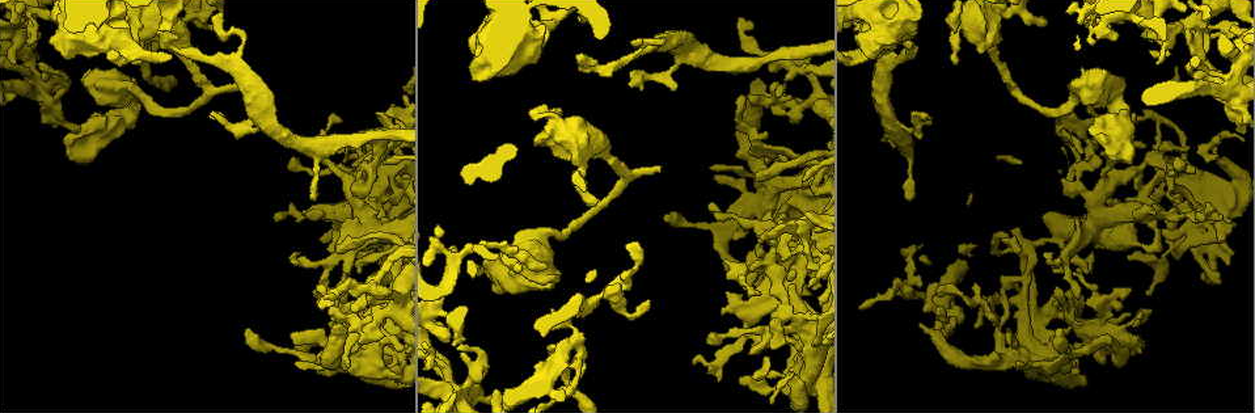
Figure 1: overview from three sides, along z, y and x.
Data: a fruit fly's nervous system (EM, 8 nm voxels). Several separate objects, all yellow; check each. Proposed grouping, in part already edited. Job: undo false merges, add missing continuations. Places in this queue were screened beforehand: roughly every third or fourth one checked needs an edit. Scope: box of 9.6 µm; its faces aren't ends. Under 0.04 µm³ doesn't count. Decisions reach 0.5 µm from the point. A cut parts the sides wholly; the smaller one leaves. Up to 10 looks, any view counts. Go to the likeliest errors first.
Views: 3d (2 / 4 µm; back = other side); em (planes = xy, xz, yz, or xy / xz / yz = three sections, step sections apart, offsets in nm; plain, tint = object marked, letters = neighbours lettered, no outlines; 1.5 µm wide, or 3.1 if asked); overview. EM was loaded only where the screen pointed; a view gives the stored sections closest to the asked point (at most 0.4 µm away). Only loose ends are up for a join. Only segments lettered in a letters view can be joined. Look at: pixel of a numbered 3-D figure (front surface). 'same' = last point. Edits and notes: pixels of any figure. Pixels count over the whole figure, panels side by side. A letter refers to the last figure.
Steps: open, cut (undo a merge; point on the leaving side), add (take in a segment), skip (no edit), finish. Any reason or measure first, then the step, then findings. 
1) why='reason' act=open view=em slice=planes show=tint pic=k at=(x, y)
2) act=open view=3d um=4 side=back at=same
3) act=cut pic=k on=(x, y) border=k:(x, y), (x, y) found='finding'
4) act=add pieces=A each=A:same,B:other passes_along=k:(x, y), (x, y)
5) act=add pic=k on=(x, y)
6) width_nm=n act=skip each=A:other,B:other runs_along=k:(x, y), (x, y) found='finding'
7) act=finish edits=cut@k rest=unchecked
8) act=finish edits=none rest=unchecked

act=open view=3d um=4 pic=1 at=(687, 54)

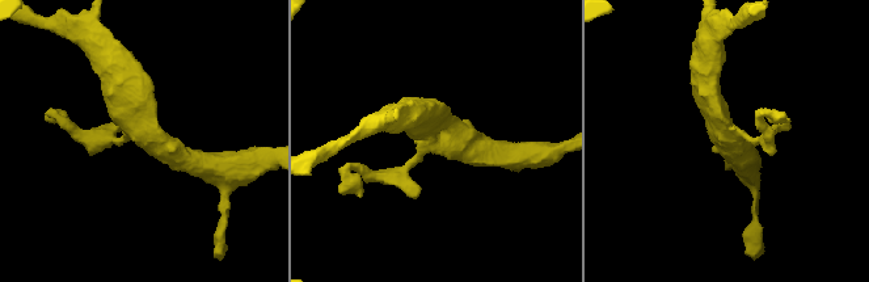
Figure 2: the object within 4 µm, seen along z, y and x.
act=open view=em slice=xz step=4 show=letters pic=2 at=(436, 135)

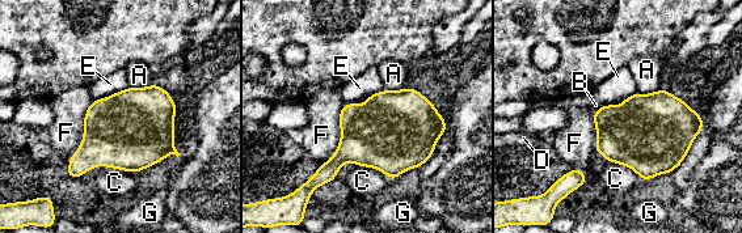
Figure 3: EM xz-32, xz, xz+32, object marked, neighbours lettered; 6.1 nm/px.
longest_contact=F:380nm act=skip each=A:other,B:other,C:other,D:other,E:other,F:other,G:other found='continuous, no second cell'

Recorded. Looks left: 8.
why='a narrow waist' act=open view=em slice=xz step=4 show=letters pic=1 at=(775, 98)

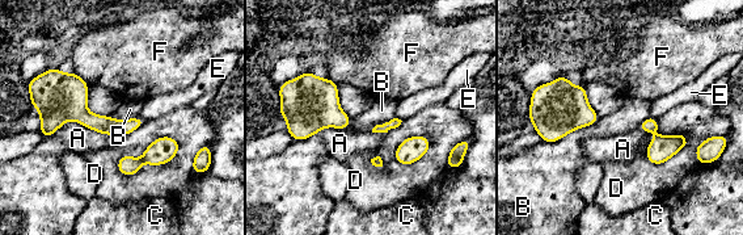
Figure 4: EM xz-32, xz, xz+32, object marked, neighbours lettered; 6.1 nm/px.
act=skip each=A:other,B:other,C:other,D:other,E:other,F:other runs_along=4:(140, 121), (105, 125), (62, 114), (50, 124) found='one cell here'

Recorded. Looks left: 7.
why='branch stops here' act=open view=em slice=planes show=tint pic=1 at=(658, 166)

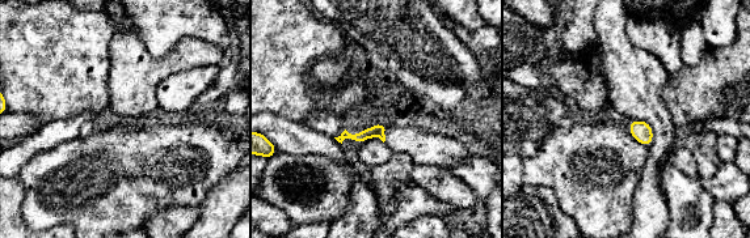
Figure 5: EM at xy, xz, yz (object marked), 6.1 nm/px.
why='what lies round it' act=open view=em slice=planes show=letters at=same

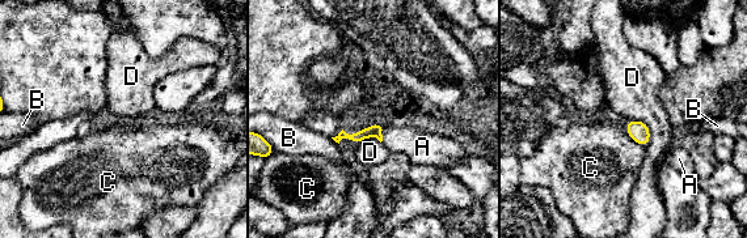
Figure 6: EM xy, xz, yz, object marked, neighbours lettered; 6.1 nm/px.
act=add pieces=A each=A:same,B:other,C:other,D:other found='it goes on there'

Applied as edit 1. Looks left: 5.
why='see it whole again' act=open view=overview

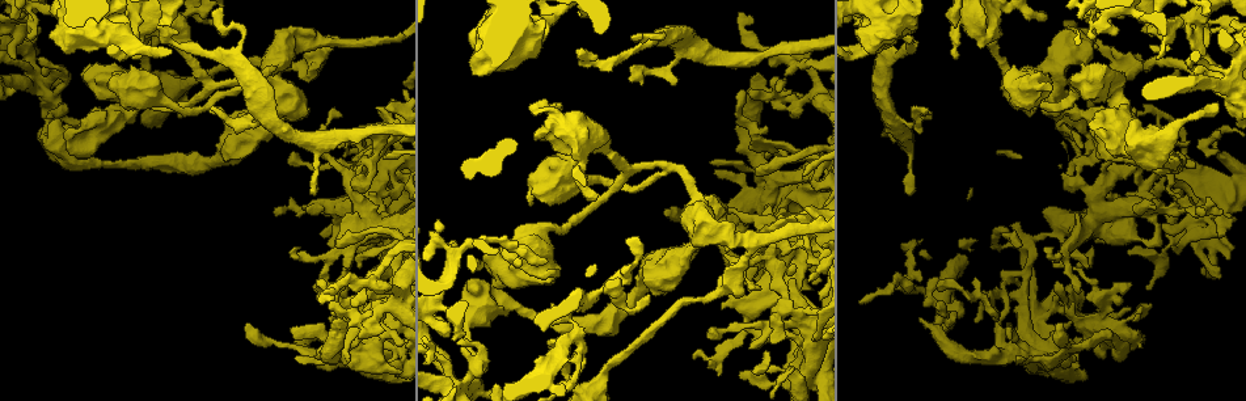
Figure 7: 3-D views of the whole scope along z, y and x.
why='side arm on a straight run' act=open view=3d um=2 side=back pic=7 at=(323, 41)

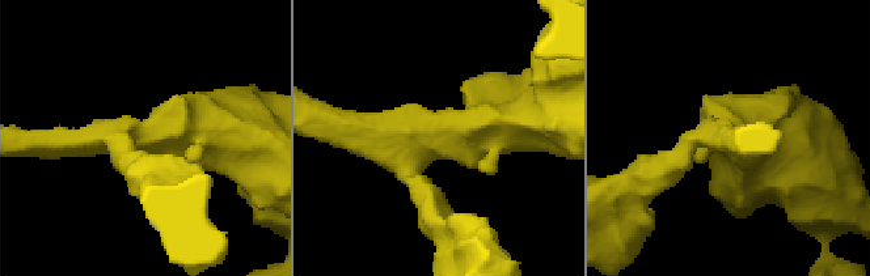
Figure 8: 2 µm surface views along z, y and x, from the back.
arms=3 arm_widths_nm=220,220,400 act=open view=em slice=planes show=letters pic=8 at=(431, 140)

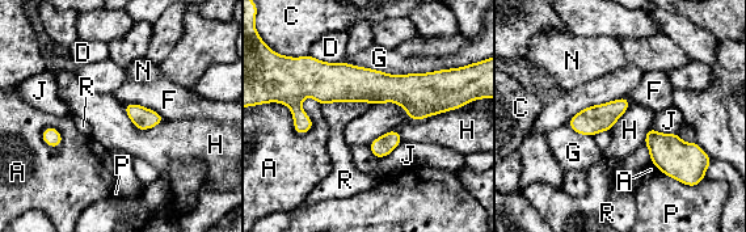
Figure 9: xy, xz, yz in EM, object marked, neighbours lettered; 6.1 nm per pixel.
width_nm=170 act=skip each=A:other,C:other,D:other,F:other,G:other,H:other,J:other,N:other,P:other,R:other border=9:(371, 104), (458, 109) found='one cell here'

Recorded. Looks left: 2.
act=finish edits=add@6 rest=unchecked

